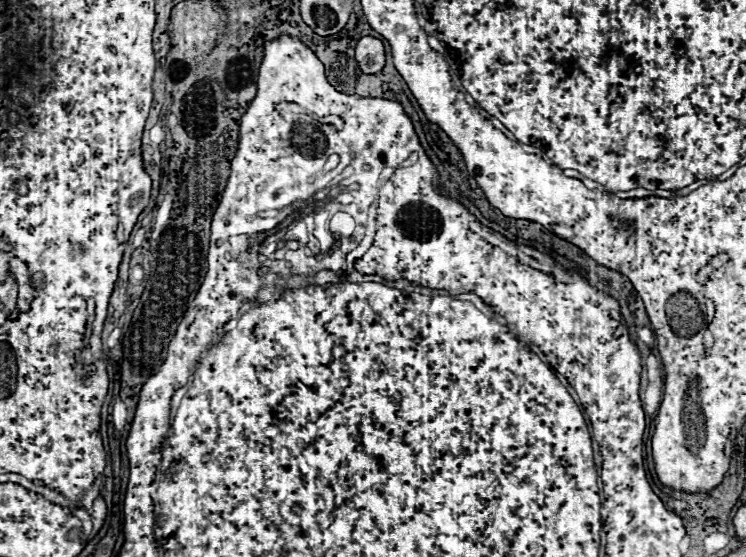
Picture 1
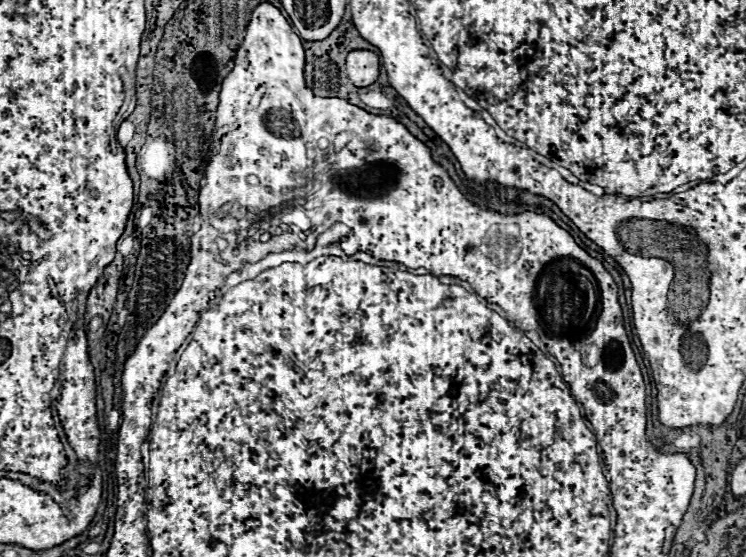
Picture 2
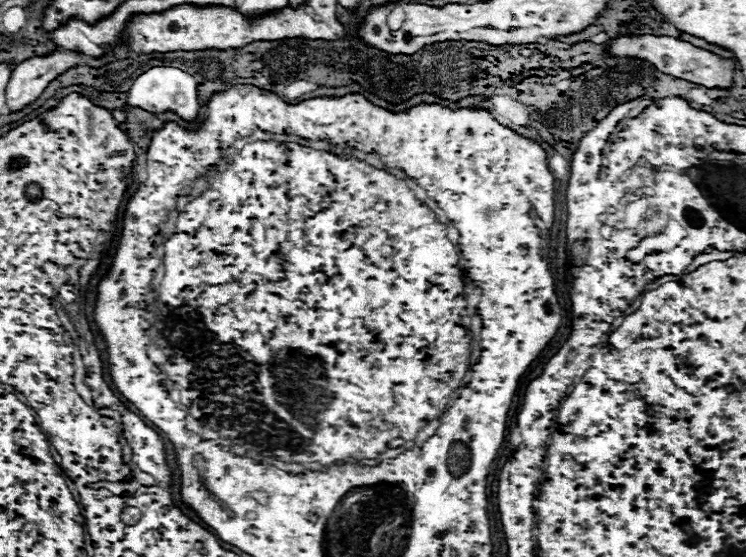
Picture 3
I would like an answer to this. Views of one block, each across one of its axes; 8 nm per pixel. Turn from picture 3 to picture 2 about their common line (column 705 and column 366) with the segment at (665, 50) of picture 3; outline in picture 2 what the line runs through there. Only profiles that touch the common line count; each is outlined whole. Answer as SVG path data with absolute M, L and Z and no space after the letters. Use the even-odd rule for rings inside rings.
M352 50L346 56L348 78L358 86L370 86L380 74L380 58L370 50Z

